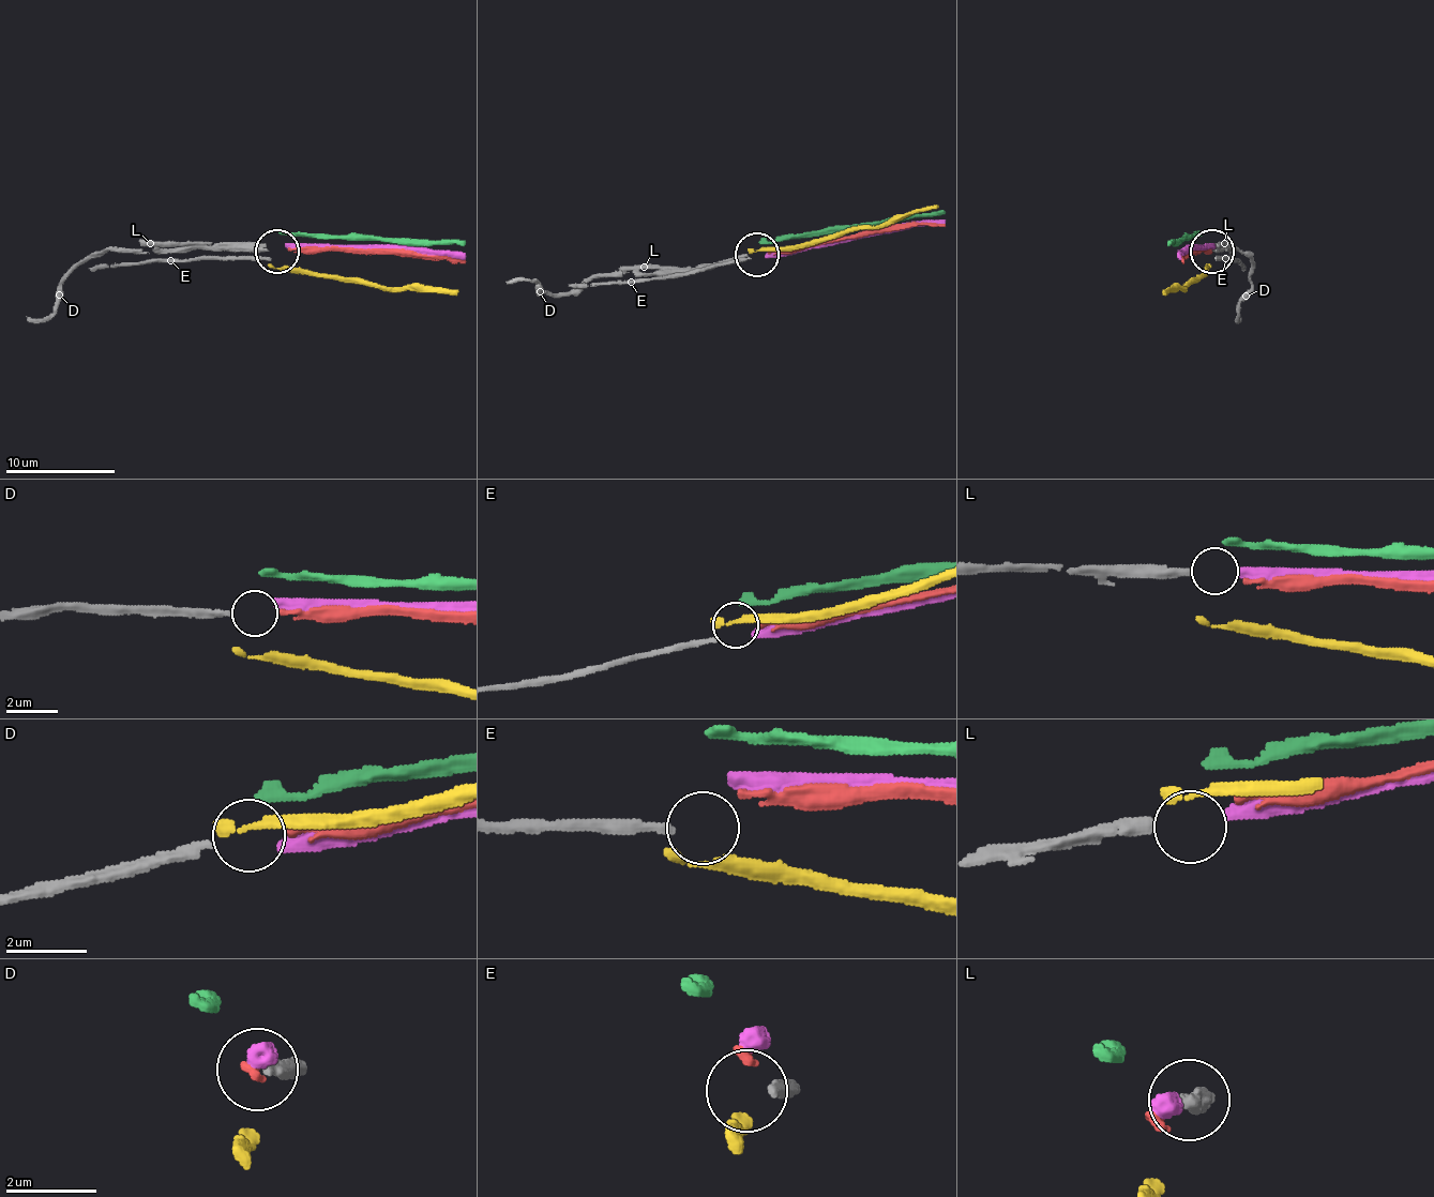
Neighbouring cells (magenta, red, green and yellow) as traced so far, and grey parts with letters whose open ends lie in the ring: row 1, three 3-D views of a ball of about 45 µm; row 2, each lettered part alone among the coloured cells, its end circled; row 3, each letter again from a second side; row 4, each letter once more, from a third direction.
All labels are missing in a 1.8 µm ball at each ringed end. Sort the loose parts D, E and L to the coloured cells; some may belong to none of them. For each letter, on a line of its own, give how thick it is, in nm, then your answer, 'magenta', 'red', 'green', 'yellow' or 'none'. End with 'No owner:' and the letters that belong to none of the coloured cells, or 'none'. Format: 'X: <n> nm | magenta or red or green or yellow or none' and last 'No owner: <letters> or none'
D: 240 nm | red
E: 190 nm | none
L: 320 nm | magenta
No owner: E

